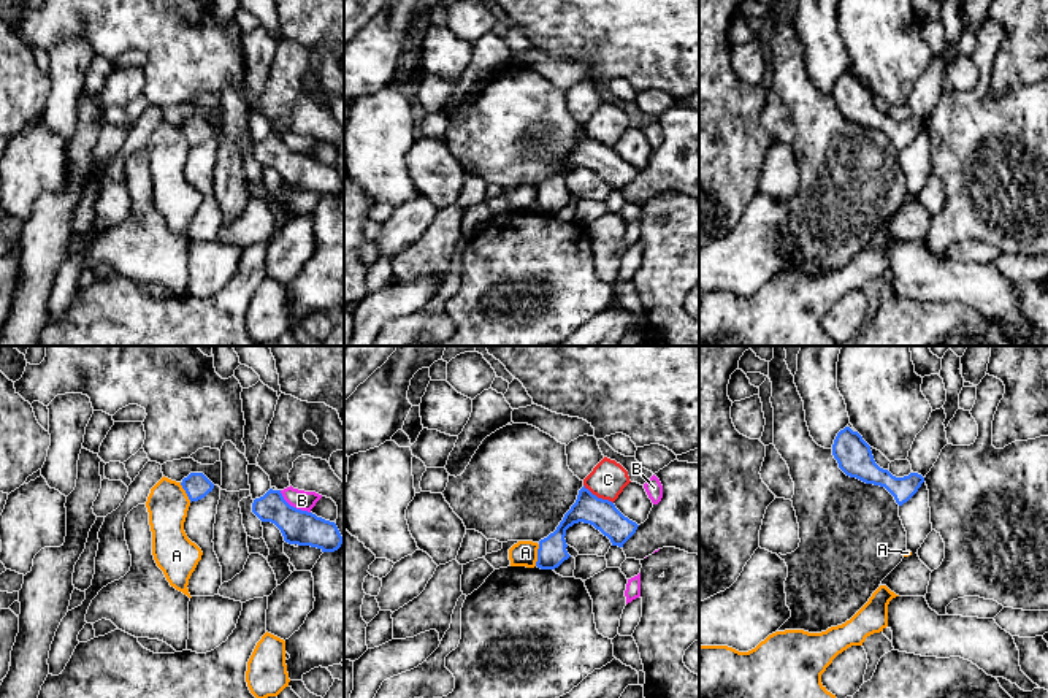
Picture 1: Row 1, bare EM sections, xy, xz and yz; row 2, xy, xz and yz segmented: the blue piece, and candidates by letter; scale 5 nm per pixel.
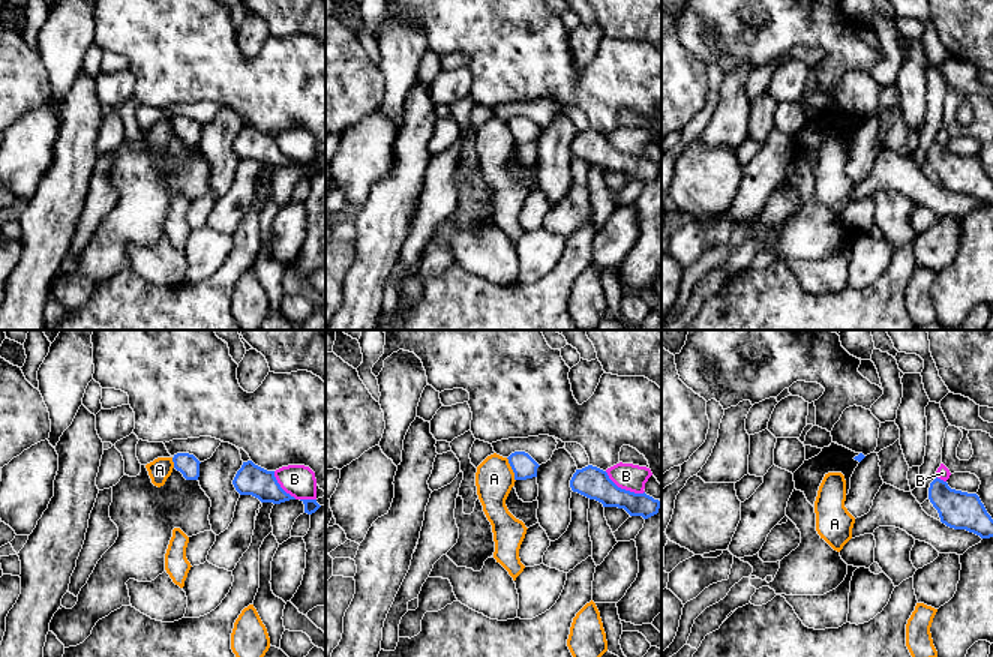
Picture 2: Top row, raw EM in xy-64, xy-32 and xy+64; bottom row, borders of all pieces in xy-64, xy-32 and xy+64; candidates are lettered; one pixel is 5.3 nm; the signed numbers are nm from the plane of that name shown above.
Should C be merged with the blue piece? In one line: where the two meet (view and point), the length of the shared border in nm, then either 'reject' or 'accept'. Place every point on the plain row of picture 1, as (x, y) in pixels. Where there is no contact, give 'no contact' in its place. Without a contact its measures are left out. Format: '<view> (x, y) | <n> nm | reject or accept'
xz (596, 141) | 180 nm | reject

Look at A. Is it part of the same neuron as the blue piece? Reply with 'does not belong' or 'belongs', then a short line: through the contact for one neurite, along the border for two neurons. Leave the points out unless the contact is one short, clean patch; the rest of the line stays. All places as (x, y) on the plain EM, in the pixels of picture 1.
does not belong; line xz (539, 189), (535, 210)

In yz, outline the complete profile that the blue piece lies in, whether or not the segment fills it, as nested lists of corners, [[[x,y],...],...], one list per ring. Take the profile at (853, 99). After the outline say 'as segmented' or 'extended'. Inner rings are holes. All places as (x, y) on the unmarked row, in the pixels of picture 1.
[[[850,71],[837,78],[832,89],[832,100],[847,121],[885,132],[899,151],[907,148],[924,127],[924,122],[918,117],[896,122],[888,114],[880,113],[874,105],[870,90]]]; as segmented

